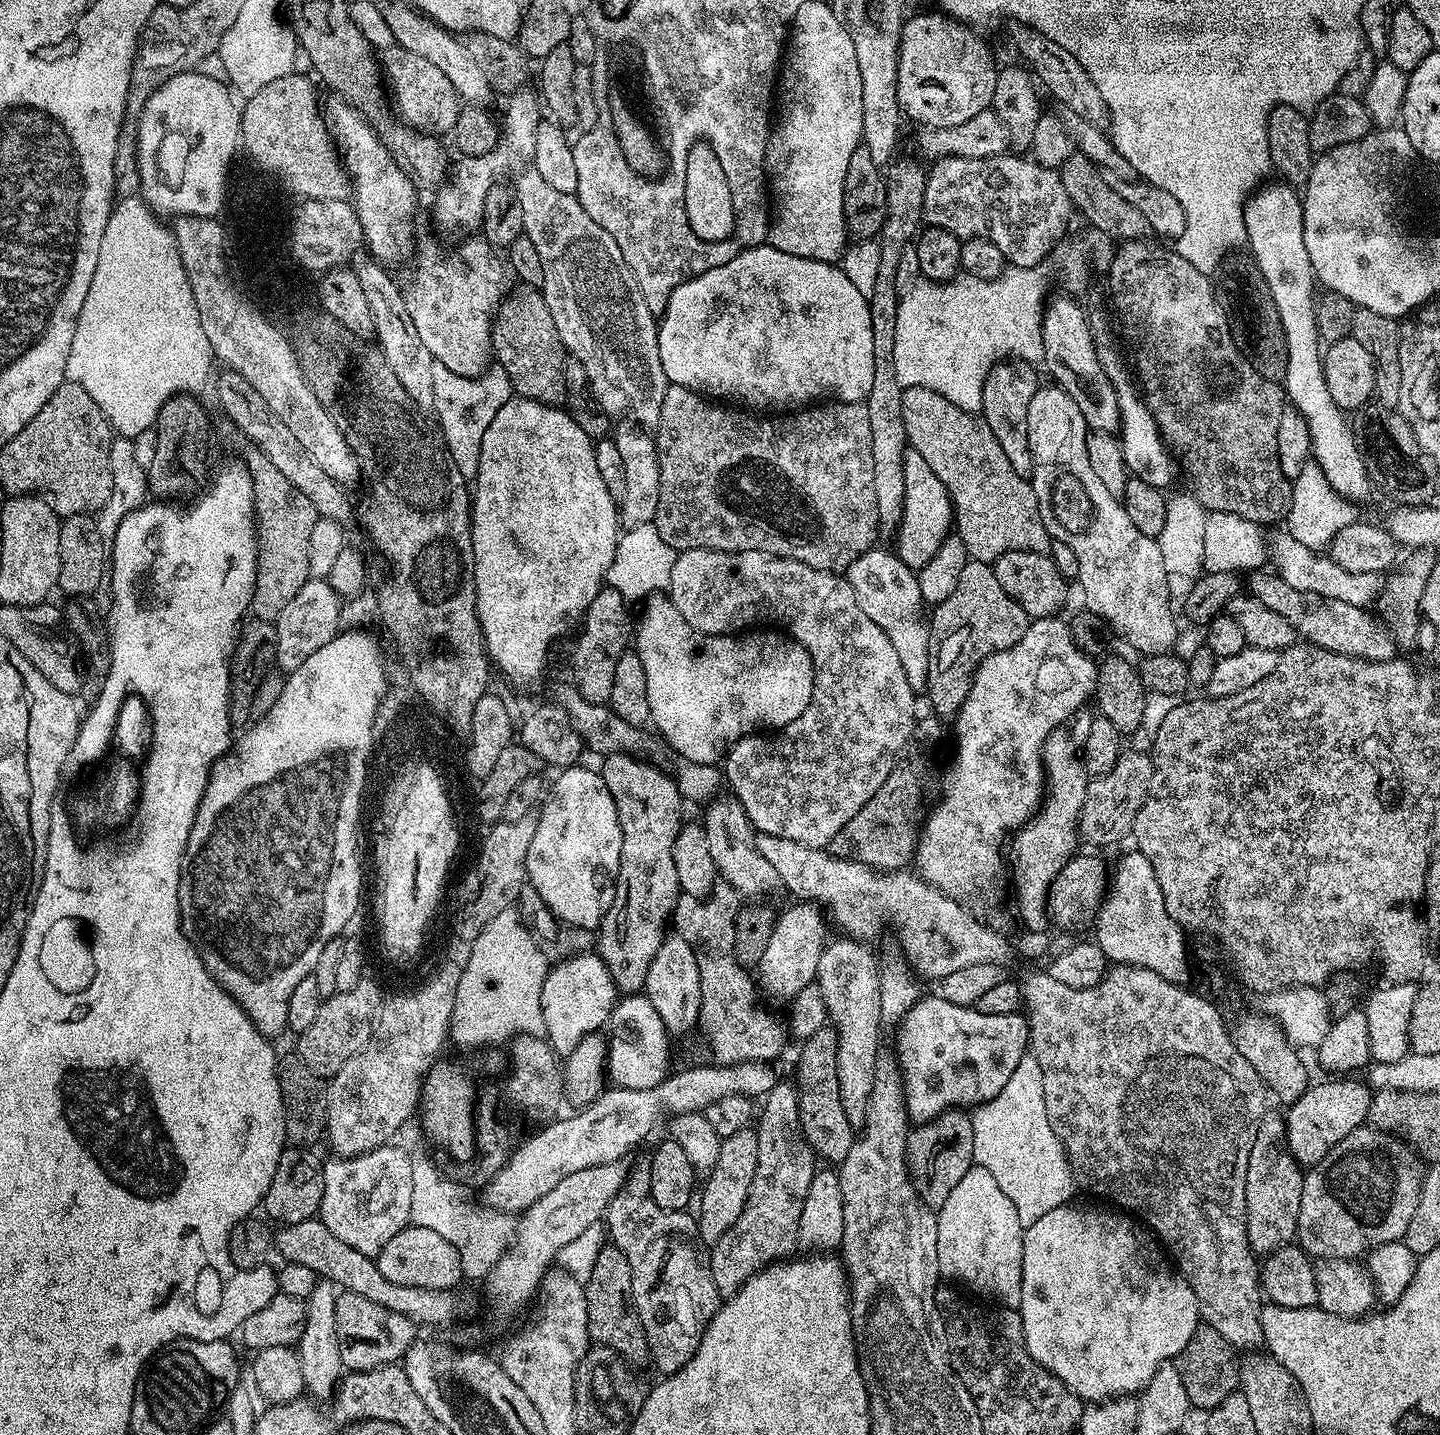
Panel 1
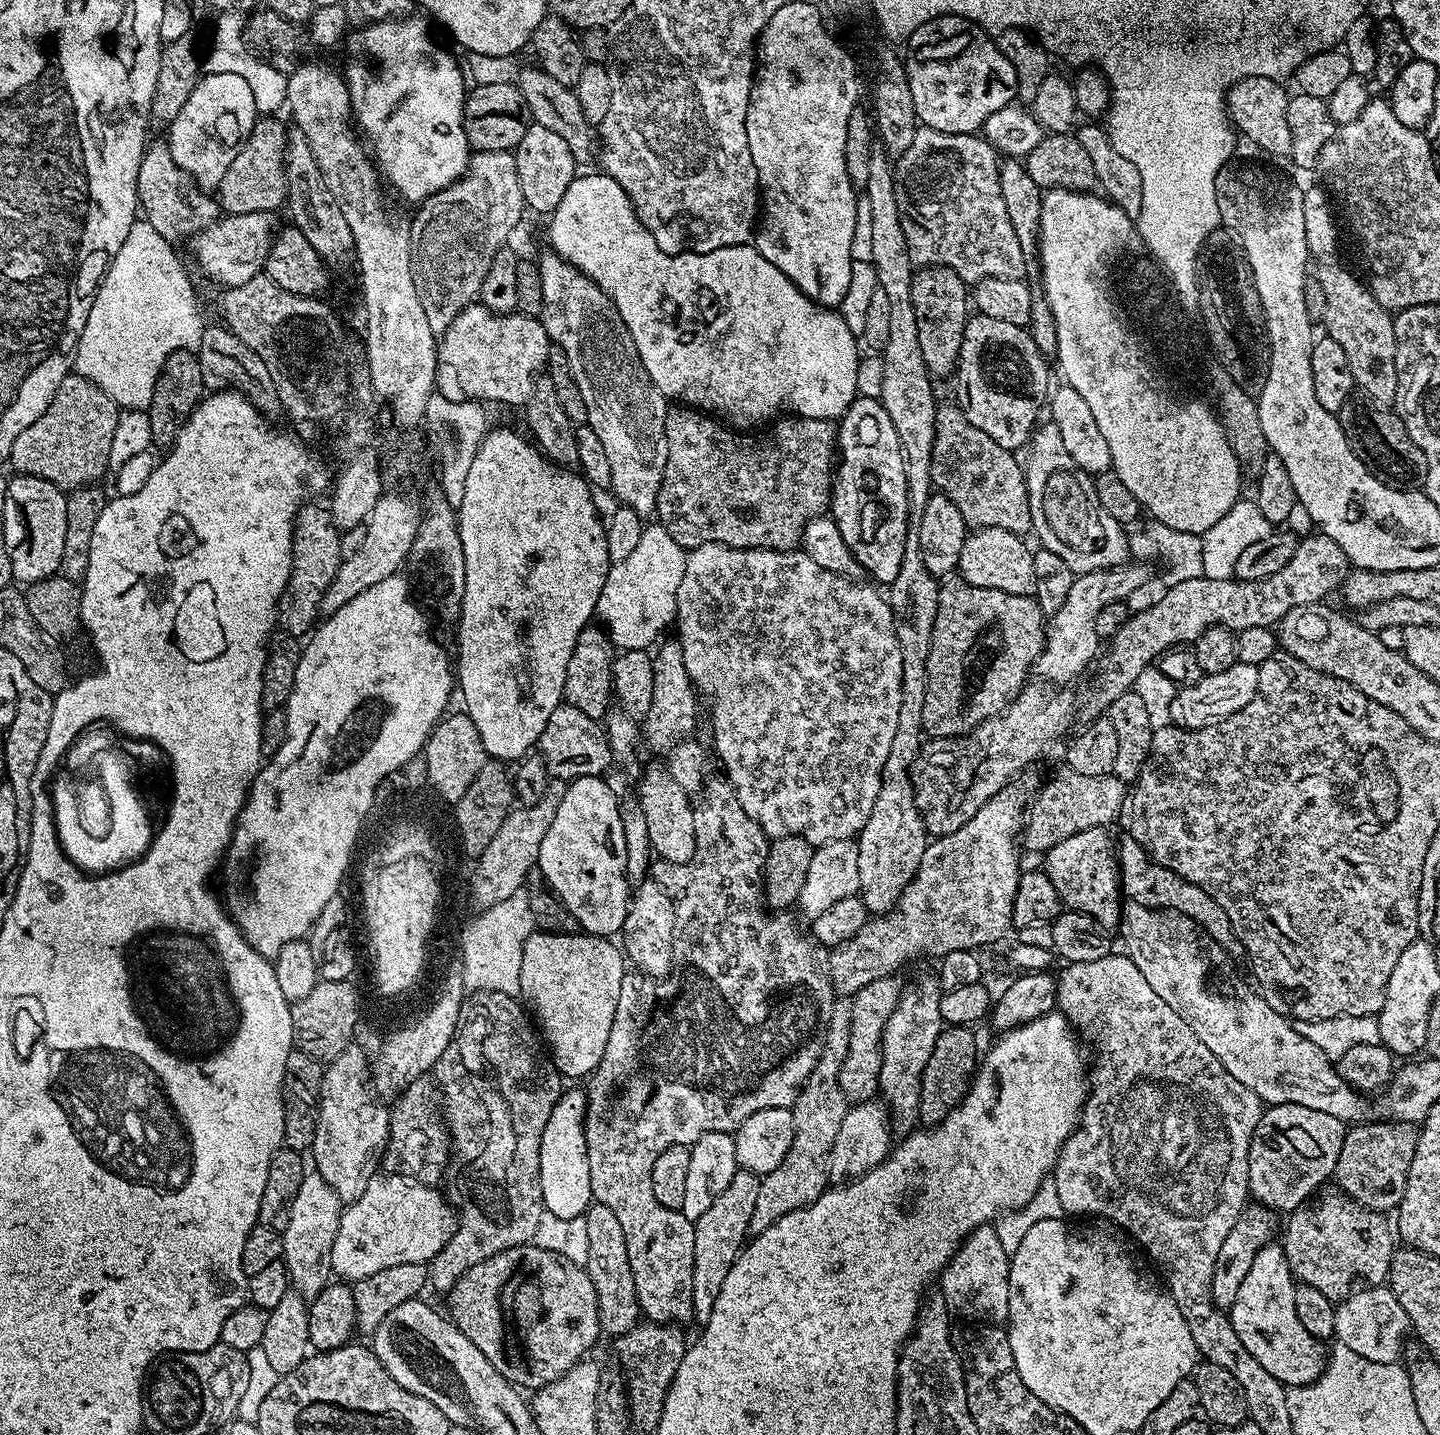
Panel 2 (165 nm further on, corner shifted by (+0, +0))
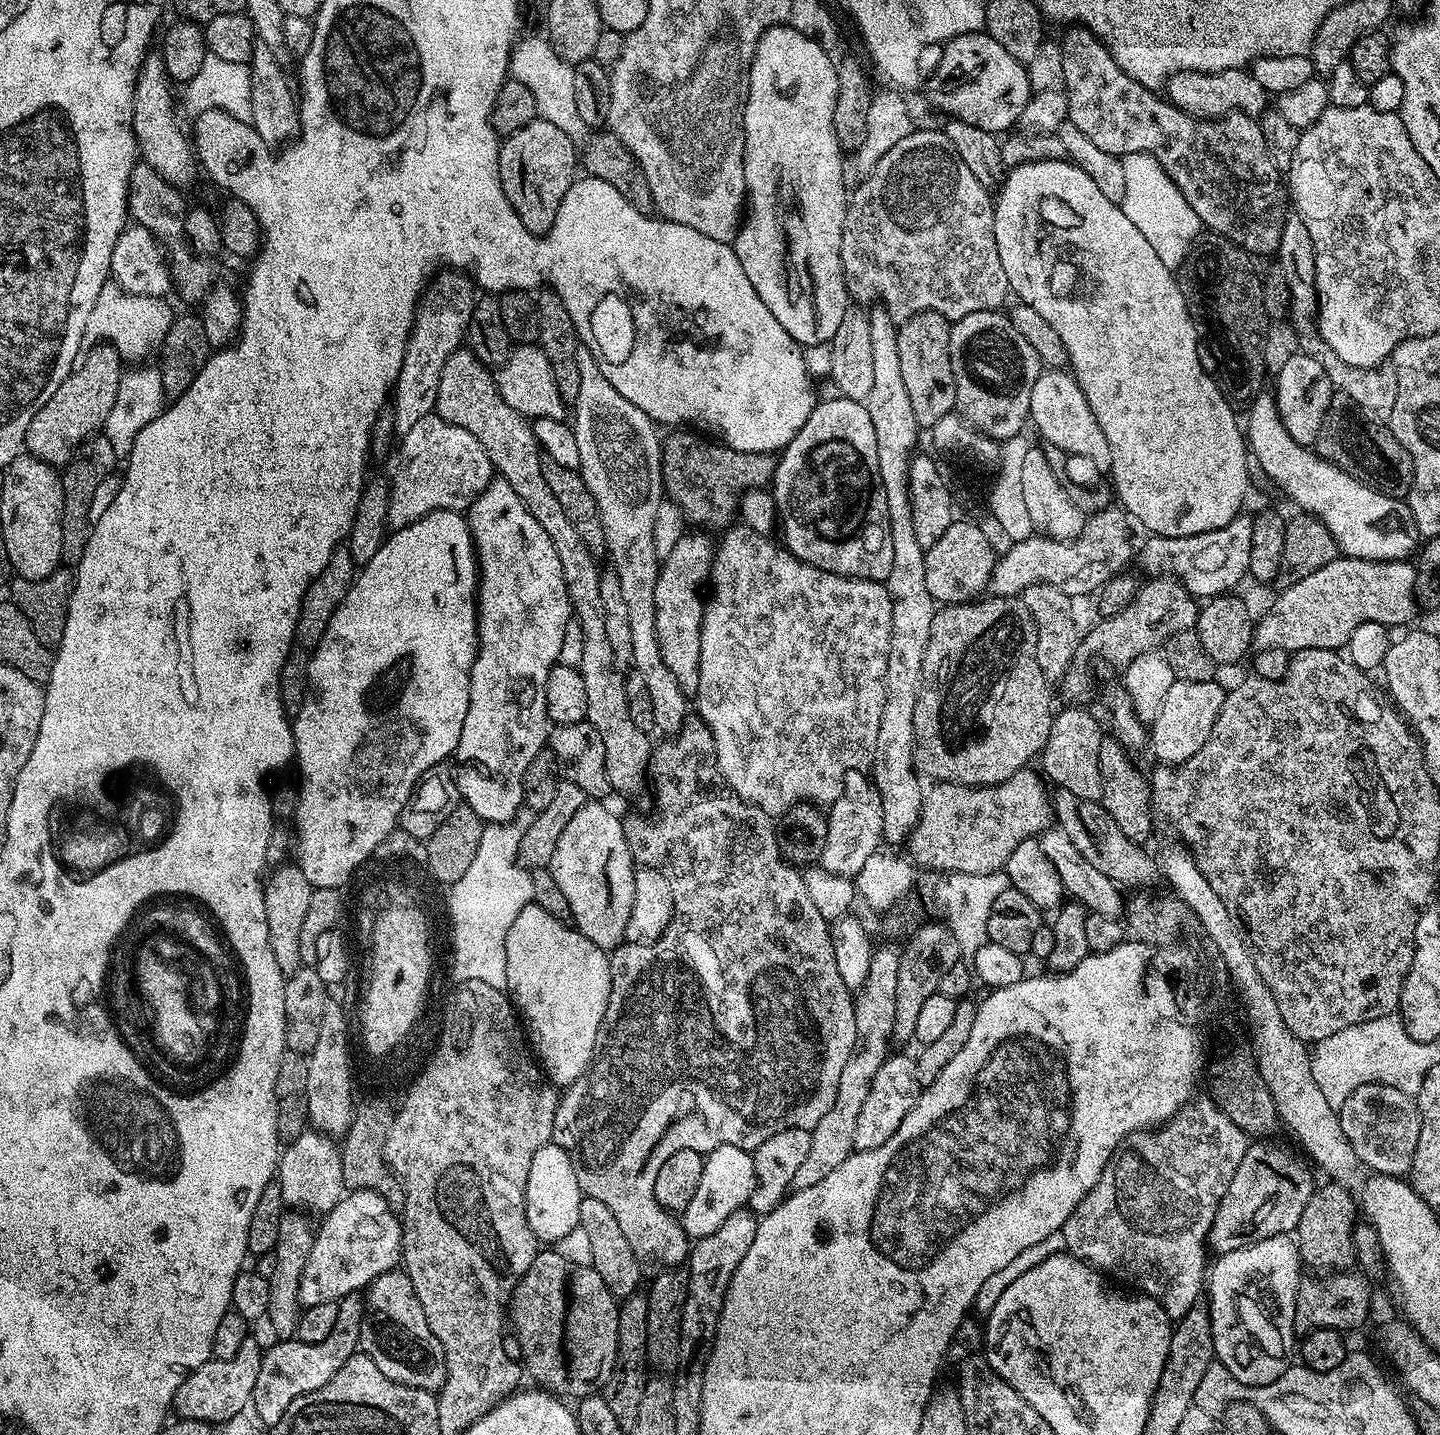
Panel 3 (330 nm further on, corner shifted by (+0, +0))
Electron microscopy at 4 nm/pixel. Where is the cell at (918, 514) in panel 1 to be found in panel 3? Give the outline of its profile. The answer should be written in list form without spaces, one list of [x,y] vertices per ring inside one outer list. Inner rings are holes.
[[[837,395],[836,400],[821,399],[812,409],[810,418],[794,434],[794,438],[779,453],[772,470],[770,481],[770,496],[774,508],[780,511],[780,532],[784,535],[783,547],[802,562],[814,566],[818,570],[826,570],[839,576],[853,576],[855,580],[887,581],[890,566],[894,566],[894,542],[890,542],[890,514],[886,510],[886,494],[882,490],[882,478],[878,474],[878,438],[874,438],[874,422],[870,422],[867,403],[858,400],[847,400],[845,396]]]

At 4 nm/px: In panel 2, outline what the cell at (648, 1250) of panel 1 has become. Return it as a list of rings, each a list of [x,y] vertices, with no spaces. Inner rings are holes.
[[[709,779],[702,789],[698,803],[693,807],[694,814],[694,858],[685,864],[671,864],[657,859],[651,865],[651,879],[656,880],[666,890],[676,909],[674,910],[674,930],[676,937],[673,942],[672,970],[663,978],[653,978],[641,971],[625,971],[622,978],[622,990],[618,993],[618,1010],[614,1010],[614,1026],[610,1026],[610,1038],[606,1042],[606,1050],[602,1054],[602,1062],[597,1066],[587,1081],[586,1095],[588,1107],[584,1112],[584,1133],[586,1134],[586,1154],[590,1162],[590,1190],[592,1199],[602,1206],[610,1206],[622,1225],[622,1234],[626,1234],[626,1254],[630,1254],[630,1270],[634,1270],[634,1290],[640,1303],[640,1311],[645,1321],[669,1326],[687,1325],[692,1315],[692,1271],[694,1270],[694,1230],[695,1223],[686,1219],[681,1209],[667,1208],[654,1198],[650,1186],[650,1170],[654,1170],[654,1162],[662,1150],[675,1144],[691,1145],[707,1131],[735,1133],[736,1129],[750,1118],[750,1114],[758,1114],[758,1110],[767,1108],[791,1108],[800,1097],[800,1090],[808,1081],[809,1074],[814,1070],[818,1058],[824,1049],[824,1035],[830,1022],[830,1010],[834,993],[828,980],[826,952],[817,944],[811,935],[800,933],[800,928],[788,917],[784,910],[769,910],[764,902],[764,863],[770,843],[769,837],[742,810],[742,802],[738,802],[736,792],[727,779]]]

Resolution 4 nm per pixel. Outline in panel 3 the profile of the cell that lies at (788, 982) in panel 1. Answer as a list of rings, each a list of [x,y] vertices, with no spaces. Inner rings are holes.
[[[736,522],[723,533],[724,536],[714,548],[710,591],[706,596],[704,617],[702,618],[702,654],[698,666],[698,690],[694,693],[694,708],[699,719],[714,734],[714,746],[718,754],[718,766],[724,781],[737,792],[746,803],[766,810],[774,818],[789,812],[798,803],[834,803],[827,811],[826,843],[819,863],[822,868],[840,877],[855,879],[868,858],[879,851],[883,841],[882,798],[871,779],[858,771],[871,769],[872,755],[876,753],[878,725],[882,722],[882,706],[886,706],[886,658],[890,654],[890,634],[892,633],[892,603],[887,587],[878,580],[855,580],[853,576],[830,574],[818,570],[798,557],[787,548],[771,544],[765,533],[755,532],[743,522]]]

